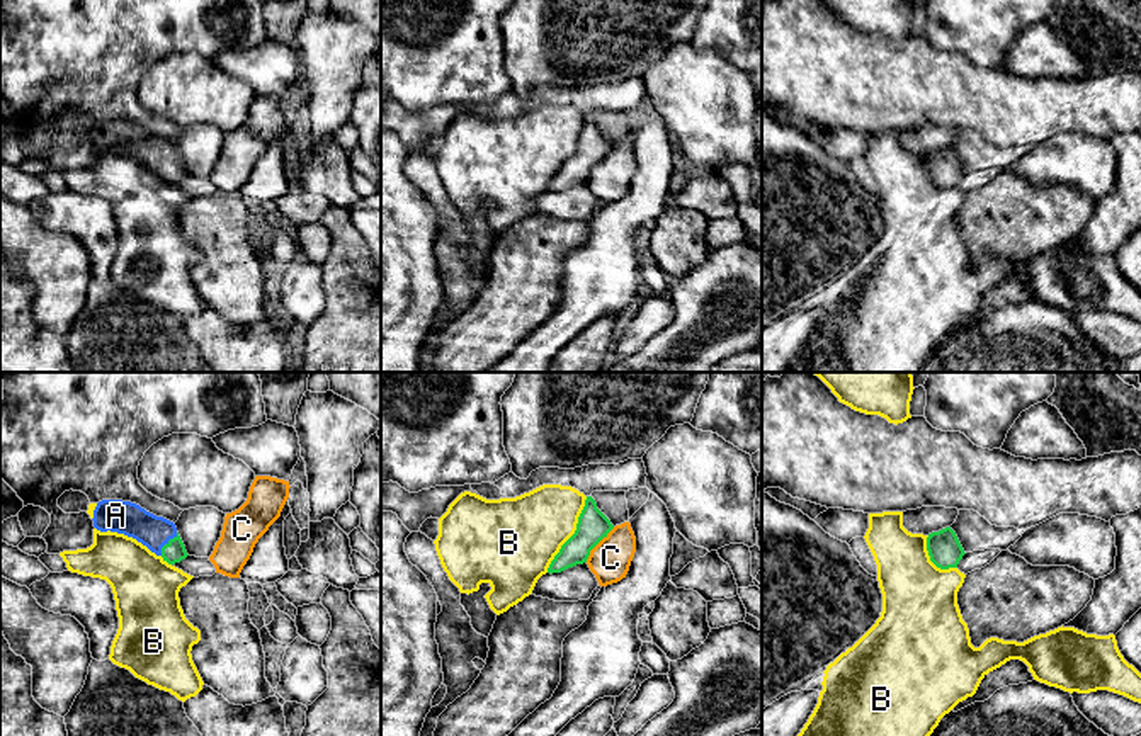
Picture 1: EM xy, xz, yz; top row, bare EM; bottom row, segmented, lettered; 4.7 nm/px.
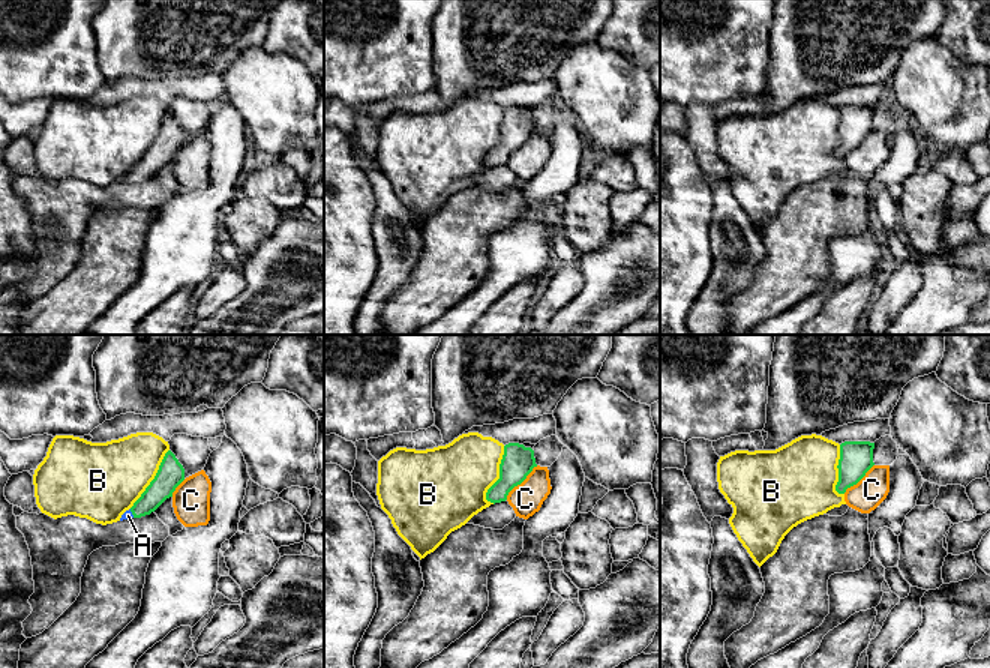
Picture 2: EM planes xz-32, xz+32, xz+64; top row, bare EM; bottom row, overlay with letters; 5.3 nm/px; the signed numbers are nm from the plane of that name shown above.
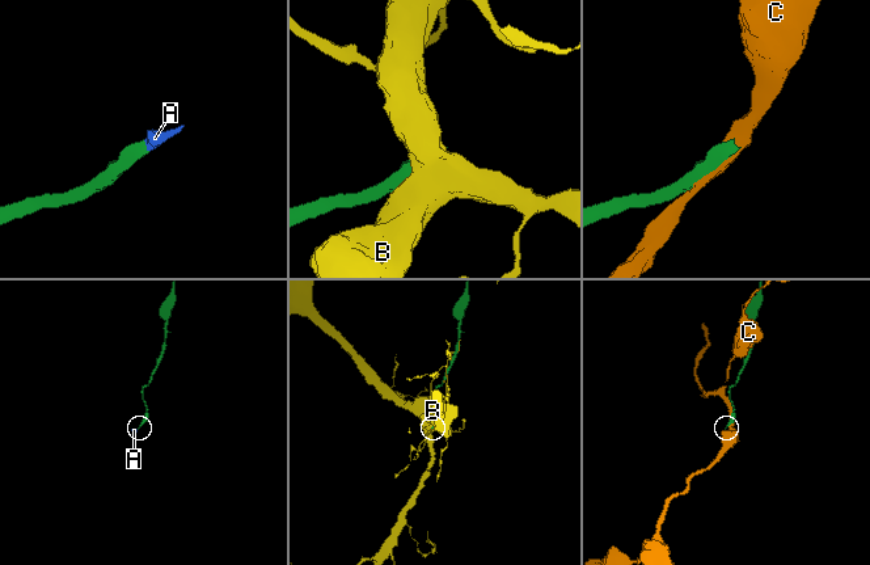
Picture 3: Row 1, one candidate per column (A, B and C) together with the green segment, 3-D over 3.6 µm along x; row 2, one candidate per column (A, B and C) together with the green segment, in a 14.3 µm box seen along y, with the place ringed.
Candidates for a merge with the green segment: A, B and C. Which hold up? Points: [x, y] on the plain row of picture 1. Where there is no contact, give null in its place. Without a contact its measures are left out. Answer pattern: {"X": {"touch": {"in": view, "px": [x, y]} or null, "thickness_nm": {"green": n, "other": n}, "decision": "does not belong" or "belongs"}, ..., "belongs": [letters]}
{"A": {"touch": {"in": "xy", "px": [165, 164]}, "thickness_nm": {"green": 100, "other": 160}, "decision": "belongs"}, "B": {"touch": {"in": "xz", "px": [573, 153]}, "thickness_nm": {"green": 150, "other": 380}, "decision": "does not belong"}, "C": {"touch": {"in": "xz", "px": [597, 162]}, "thickness_nm": {"green": 150, "other": 190}, "decision": "does not belong"}, "belongs": ["A"]}

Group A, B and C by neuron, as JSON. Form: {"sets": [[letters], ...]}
{"sets": [["A"], ["B"], ["C"]]}

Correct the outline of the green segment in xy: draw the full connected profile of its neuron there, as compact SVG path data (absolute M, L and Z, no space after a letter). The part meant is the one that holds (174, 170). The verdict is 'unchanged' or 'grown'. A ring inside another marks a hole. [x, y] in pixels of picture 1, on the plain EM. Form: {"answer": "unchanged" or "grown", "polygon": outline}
{"answer": "grown", "polygon": "M102 119L95 126L92 139L97 150L133 156L168 184L180 182L189 175L175 143L146 131L136 122Z"}

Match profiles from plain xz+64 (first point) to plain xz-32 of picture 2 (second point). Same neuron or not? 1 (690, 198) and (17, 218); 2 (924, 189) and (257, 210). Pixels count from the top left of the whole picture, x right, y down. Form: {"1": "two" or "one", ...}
{"1": "one", "2": "one"}

